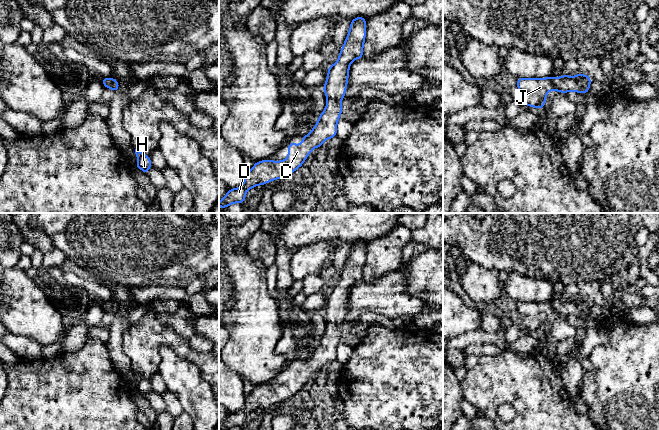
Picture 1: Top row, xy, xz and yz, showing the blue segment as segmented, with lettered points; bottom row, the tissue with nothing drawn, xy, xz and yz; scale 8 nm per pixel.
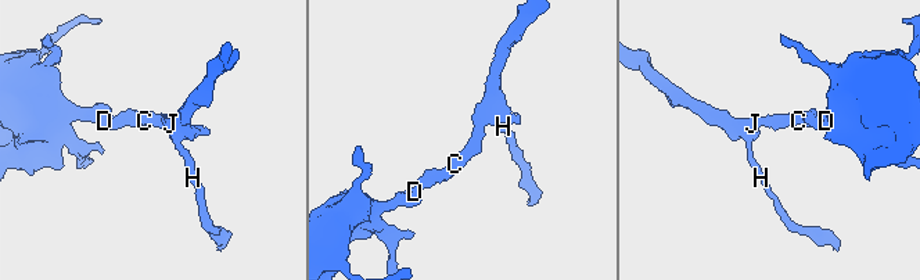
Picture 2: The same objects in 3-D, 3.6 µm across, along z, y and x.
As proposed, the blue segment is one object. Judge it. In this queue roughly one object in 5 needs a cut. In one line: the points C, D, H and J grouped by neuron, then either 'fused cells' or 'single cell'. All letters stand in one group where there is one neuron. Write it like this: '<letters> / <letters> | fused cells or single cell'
C D H J | single cell

